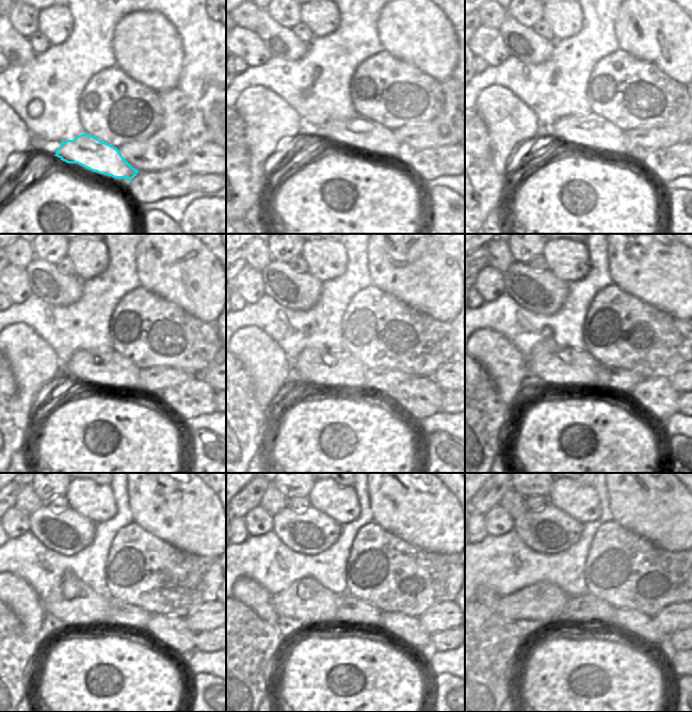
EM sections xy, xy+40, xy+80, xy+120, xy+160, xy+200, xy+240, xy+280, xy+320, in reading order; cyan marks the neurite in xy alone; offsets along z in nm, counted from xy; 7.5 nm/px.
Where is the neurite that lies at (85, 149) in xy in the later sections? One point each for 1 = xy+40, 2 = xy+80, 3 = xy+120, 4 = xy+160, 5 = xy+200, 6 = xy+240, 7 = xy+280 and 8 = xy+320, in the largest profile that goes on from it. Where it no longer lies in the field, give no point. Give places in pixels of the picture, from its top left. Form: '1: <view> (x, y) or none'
1: xy+40 (358, 133)
2: xy+80 (594, 132)
3: xy+120 (112, 370)
4: xy+160 (320, 367)
5: xy+200 (557, 365)
6: xy+240 (71, 601)
7: xy+280 (306, 600)
8: xy+320 (543, 601)

